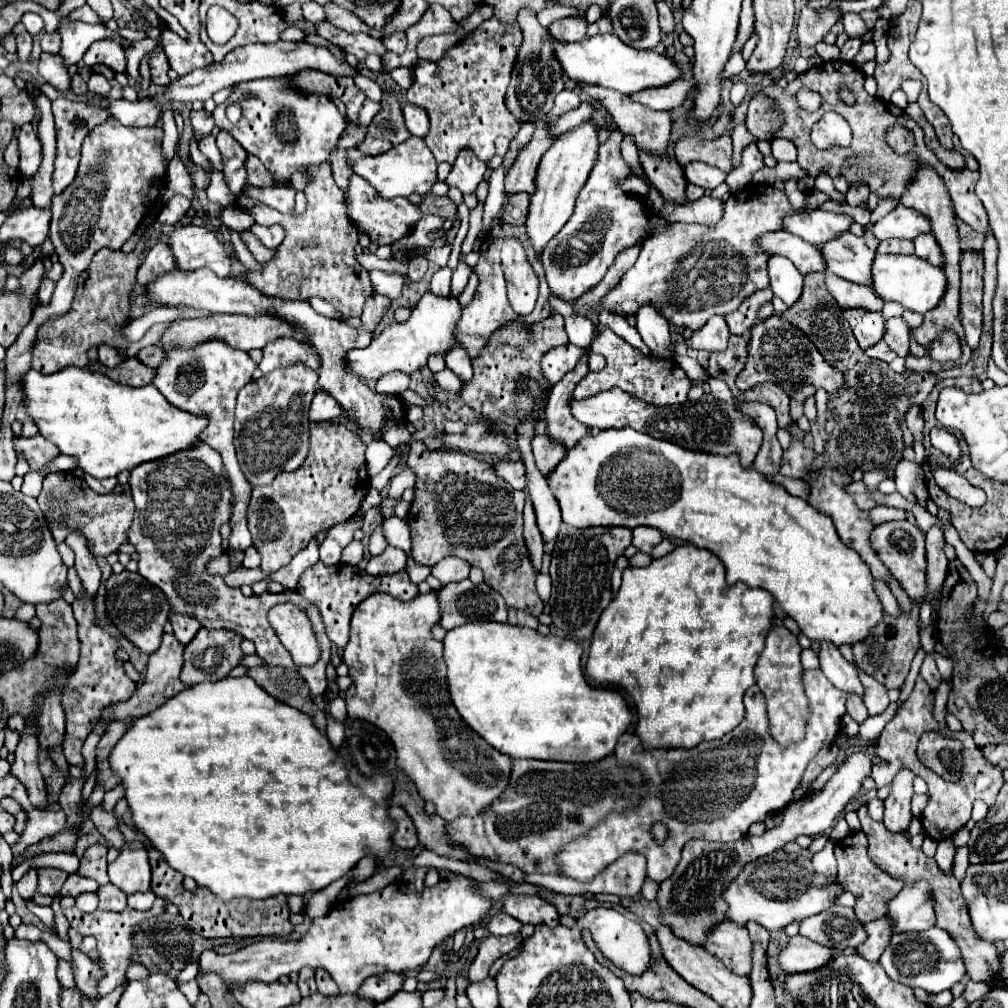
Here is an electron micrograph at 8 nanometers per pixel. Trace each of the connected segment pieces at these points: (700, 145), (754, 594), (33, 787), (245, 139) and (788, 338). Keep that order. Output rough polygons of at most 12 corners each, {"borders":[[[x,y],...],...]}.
{"borders":[[[680,137],[674,145],[678,165],[704,161],[732,169],[732,139],[706,141]],[[708,549],[628,567],[586,675],[650,749],[744,719],[768,591]],[[28,725],[10,771],[30,803],[44,811],[48,793],[38,769],[38,739]],[[274,79],[214,123],[278,185],[328,159],[346,127],[336,105]],[[780,315],[752,329],[736,379],[836,397],[846,383],[818,347]]]}

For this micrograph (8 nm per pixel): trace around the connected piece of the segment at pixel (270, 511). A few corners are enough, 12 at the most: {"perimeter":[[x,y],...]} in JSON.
{"perimeter":[[310,429],[296,471],[254,487],[248,529],[260,569],[354,517],[370,491],[364,441]]}

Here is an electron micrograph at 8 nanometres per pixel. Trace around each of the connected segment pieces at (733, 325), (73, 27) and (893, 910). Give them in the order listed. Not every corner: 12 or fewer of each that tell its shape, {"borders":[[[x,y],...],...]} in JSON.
{"borders":[[[770,289],[750,295],[726,315],[732,335],[744,335],[756,321],[756,311],[772,299]],[[62,17],[58,35],[66,67],[82,61],[98,39],[114,39],[104,25]],[[906,885],[888,901],[892,933],[934,927],[926,885]]]}

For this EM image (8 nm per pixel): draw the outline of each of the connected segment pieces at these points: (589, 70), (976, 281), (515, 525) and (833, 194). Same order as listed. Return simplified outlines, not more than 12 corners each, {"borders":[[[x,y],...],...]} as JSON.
{"borders":[[[612,33],[564,43],[554,57],[574,83],[624,95],[666,85],[680,69]],[[960,259],[960,317],[966,343],[976,349],[982,333],[984,259]],[[410,441],[412,557],[480,565],[508,607],[544,605],[524,493]],[[822,173],[814,187],[835,201],[844,204],[845,195],[839,193],[829,175]]]}

